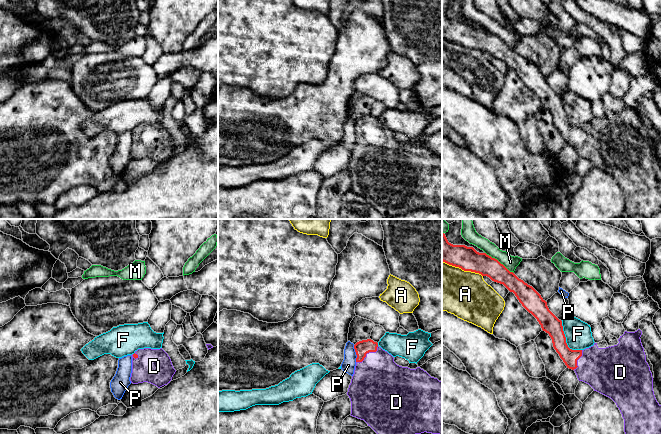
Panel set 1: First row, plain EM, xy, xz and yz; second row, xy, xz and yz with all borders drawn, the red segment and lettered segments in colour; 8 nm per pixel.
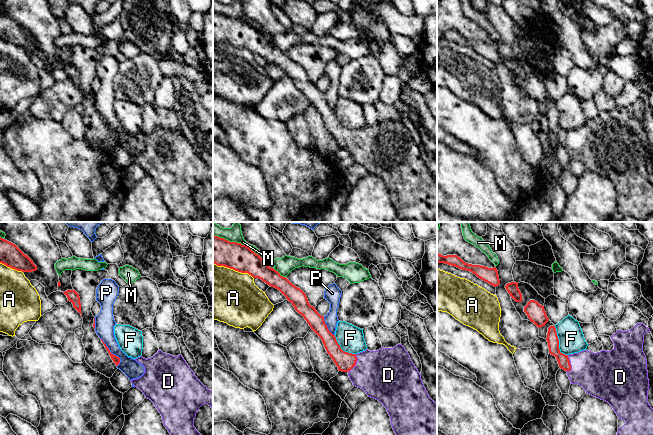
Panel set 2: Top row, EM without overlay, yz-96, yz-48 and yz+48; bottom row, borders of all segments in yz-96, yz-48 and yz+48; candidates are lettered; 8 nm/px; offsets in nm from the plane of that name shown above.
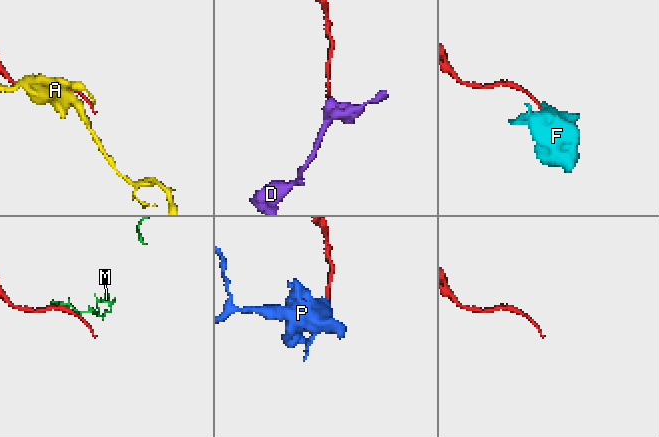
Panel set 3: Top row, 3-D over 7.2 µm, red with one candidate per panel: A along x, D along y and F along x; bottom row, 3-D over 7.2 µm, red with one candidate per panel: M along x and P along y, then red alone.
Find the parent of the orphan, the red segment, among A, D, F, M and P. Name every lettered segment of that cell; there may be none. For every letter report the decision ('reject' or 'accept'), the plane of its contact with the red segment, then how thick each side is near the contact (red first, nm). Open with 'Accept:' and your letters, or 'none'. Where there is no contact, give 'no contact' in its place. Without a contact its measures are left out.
Accept: D
A: reject; meets red in yz; 190 nm thick on the red side, 380 nm on the other
D: accept; meets red in xz; 120 nm thick on the red side, 400 nm on the other
F: reject; meets red in yz; 150 nm thick on the red side, 220 nm on the other
M: reject; meets red in yz; 190 nm thick on the red side, 110 nm on the other
P: reject; meets red in xz; 120 nm thick on the red side, 110 nm on the other

